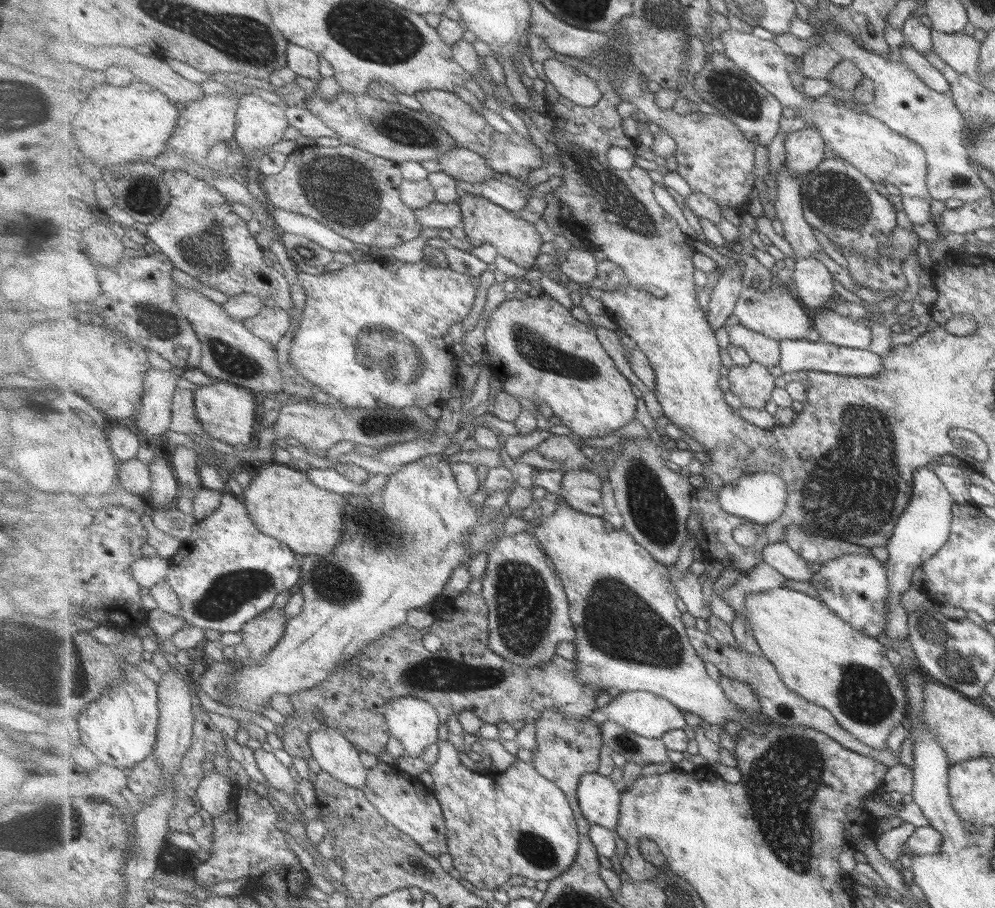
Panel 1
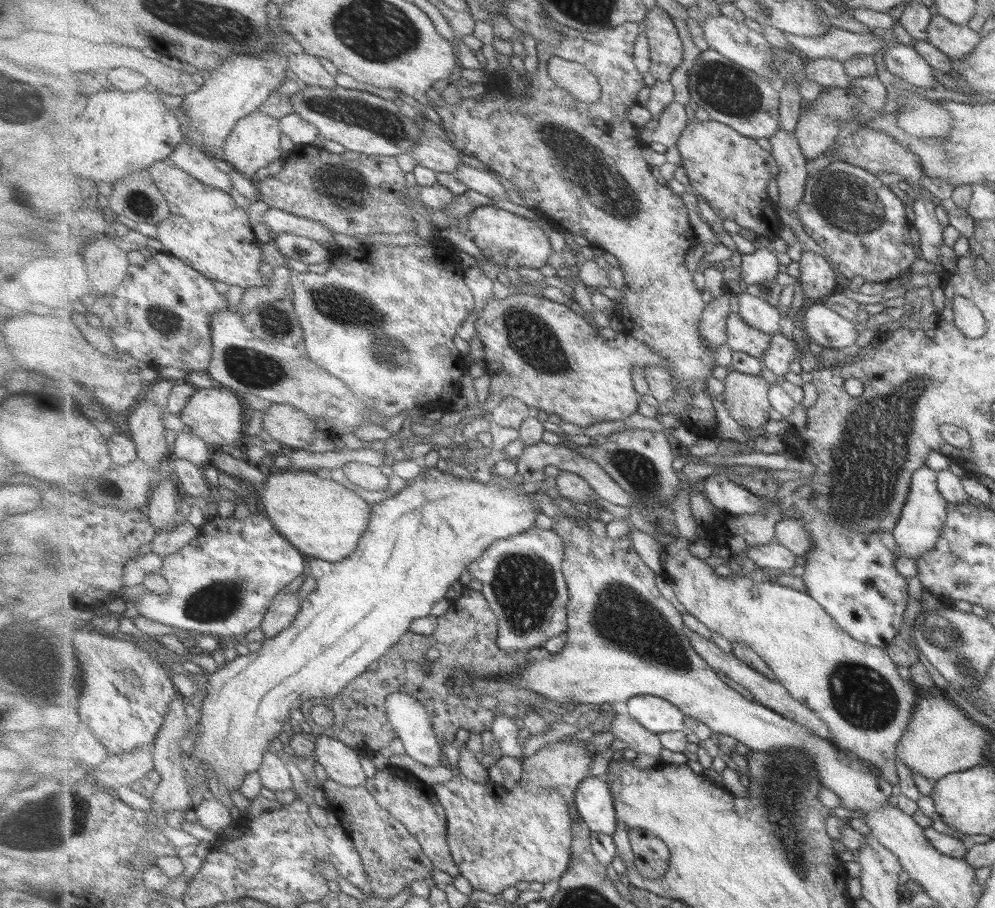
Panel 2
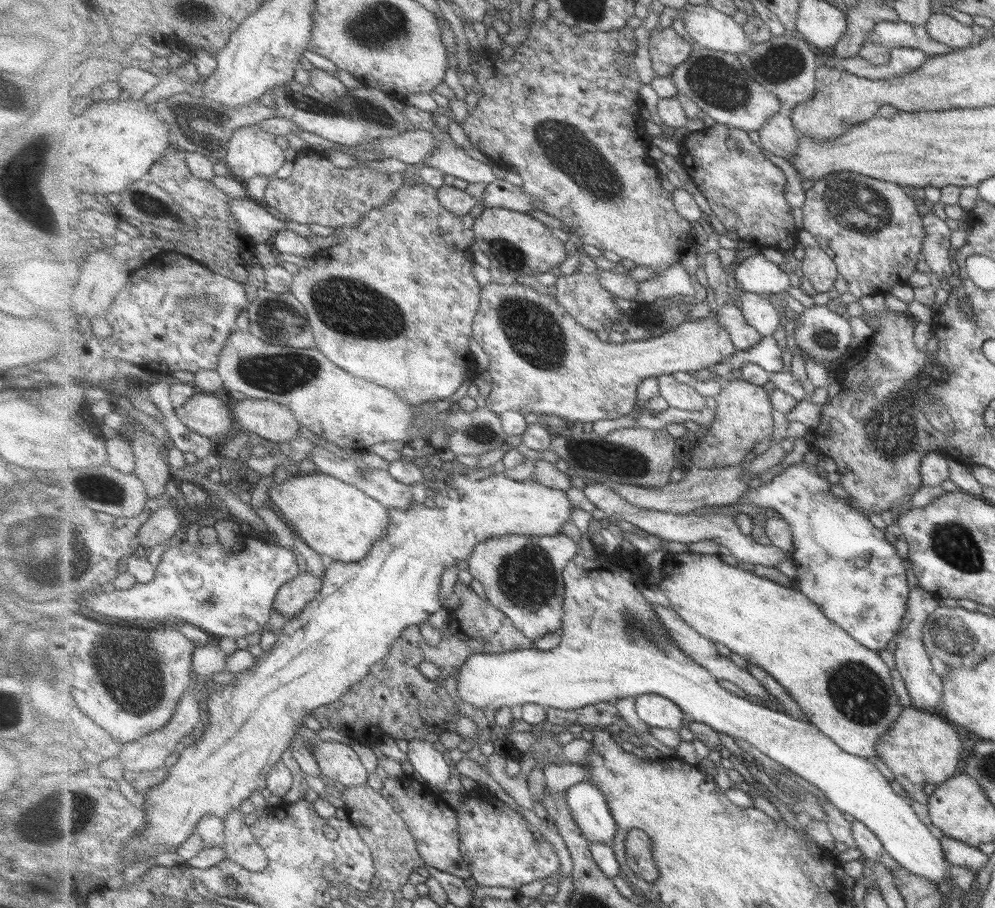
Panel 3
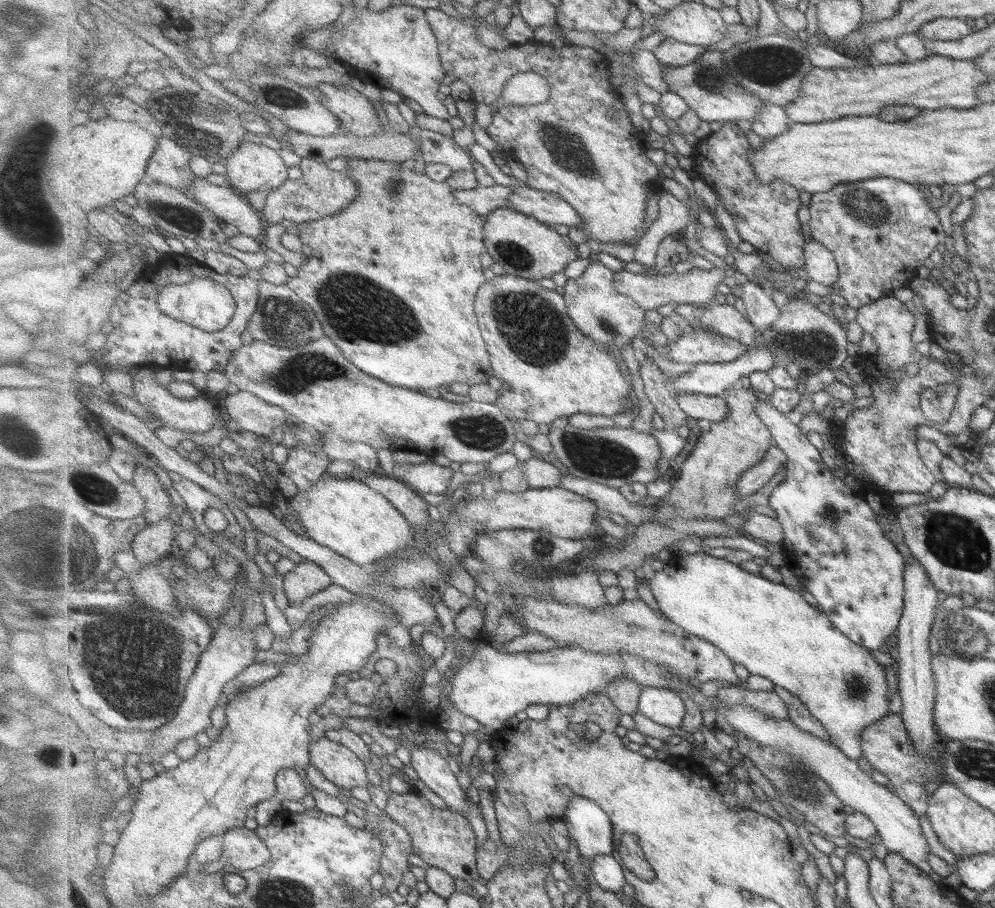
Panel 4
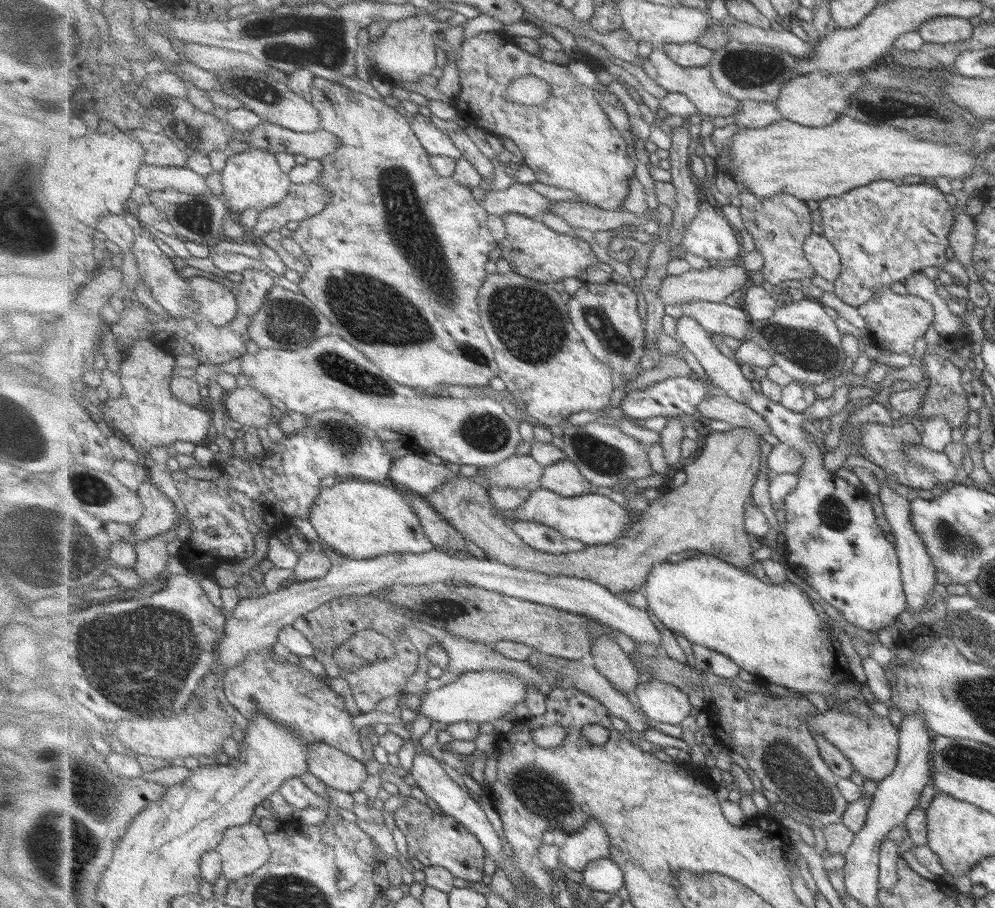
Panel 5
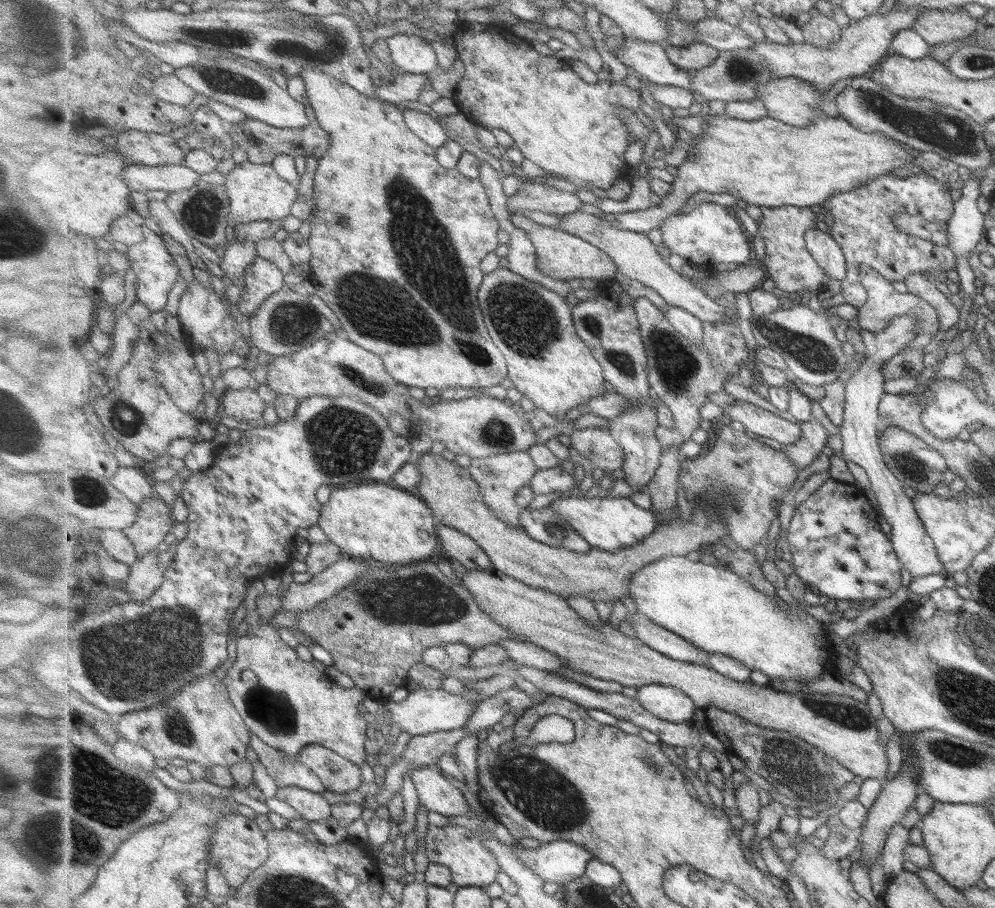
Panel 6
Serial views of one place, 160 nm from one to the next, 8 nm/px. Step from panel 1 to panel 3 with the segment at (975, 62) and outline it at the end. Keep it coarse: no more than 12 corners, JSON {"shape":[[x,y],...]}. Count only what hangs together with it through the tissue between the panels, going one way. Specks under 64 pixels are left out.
{"shape":[[944,13],[926,22],[931,38],[961,50],[971,44],[971,28]]}

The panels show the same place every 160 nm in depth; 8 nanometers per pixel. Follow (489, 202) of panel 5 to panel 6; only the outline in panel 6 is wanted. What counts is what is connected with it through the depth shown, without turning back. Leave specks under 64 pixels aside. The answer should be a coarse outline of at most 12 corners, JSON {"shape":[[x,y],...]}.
{"shape":[[539,181],[508,199],[514,215],[540,210],[557,217],[583,206],[574,192]]}

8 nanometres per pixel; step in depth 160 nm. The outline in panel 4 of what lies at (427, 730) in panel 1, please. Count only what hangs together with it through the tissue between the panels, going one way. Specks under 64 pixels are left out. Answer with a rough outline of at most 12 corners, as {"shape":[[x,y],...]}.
{"shape":[[415,748],[419,779],[455,813],[467,811],[467,795],[437,751]]}

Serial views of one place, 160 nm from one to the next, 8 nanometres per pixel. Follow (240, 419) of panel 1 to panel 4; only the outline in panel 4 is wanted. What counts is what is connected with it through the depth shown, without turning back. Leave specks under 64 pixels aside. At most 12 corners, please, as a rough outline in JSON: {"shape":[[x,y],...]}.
{"shape":[[155,364],[129,370],[154,424],[190,434],[217,425],[207,398],[182,400],[155,380]]}

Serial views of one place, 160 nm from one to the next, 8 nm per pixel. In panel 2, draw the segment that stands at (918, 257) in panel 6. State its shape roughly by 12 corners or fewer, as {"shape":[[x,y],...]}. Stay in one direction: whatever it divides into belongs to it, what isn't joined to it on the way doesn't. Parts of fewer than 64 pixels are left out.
{"shape":[[835,161],[798,216],[844,281],[901,278],[917,260],[903,201]]}

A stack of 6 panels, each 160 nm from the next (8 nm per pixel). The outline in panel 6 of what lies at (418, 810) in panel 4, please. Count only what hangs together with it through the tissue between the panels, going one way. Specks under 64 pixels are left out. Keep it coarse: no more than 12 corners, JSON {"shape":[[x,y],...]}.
{"shape":[[428,827],[425,854],[459,887],[486,889],[502,868],[476,832]]}

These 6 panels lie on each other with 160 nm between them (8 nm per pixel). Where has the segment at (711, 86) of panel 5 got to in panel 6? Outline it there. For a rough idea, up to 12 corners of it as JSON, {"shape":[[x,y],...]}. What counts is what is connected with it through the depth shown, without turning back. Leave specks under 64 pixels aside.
{"shape":[[625,38],[613,55],[649,82],[694,91],[663,43]]}

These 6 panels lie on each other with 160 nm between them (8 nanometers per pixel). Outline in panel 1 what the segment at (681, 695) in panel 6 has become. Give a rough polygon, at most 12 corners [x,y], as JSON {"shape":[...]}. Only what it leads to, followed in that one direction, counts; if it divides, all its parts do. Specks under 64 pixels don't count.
{"shape":[[645,691],[613,695],[590,720],[644,738],[684,729],[686,713]]}

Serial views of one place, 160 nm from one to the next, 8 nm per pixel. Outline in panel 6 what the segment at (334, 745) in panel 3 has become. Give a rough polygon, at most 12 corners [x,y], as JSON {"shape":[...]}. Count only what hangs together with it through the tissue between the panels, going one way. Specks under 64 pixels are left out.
{"shape":[[322,745],[297,761],[327,791],[350,794],[364,784],[357,764]]}

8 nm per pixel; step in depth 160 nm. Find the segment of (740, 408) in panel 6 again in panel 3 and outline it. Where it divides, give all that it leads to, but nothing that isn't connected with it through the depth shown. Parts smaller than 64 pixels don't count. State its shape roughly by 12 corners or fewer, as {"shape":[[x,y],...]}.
{"shape":[[661,375],[659,396],[670,407],[703,411],[707,400],[695,388]]}

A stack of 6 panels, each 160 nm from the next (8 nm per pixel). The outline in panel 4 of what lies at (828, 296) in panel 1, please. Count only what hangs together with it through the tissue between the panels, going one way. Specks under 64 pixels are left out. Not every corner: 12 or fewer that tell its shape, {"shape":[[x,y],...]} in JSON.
{"shape":[[815,239],[804,247],[807,280],[831,288],[834,252]]}

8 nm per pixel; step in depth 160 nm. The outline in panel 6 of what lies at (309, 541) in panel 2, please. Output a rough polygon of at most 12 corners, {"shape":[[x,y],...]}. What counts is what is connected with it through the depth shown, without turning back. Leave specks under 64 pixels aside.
{"shape":[[339,488],[307,572],[343,555],[385,566],[428,560],[437,521],[415,491]]}

